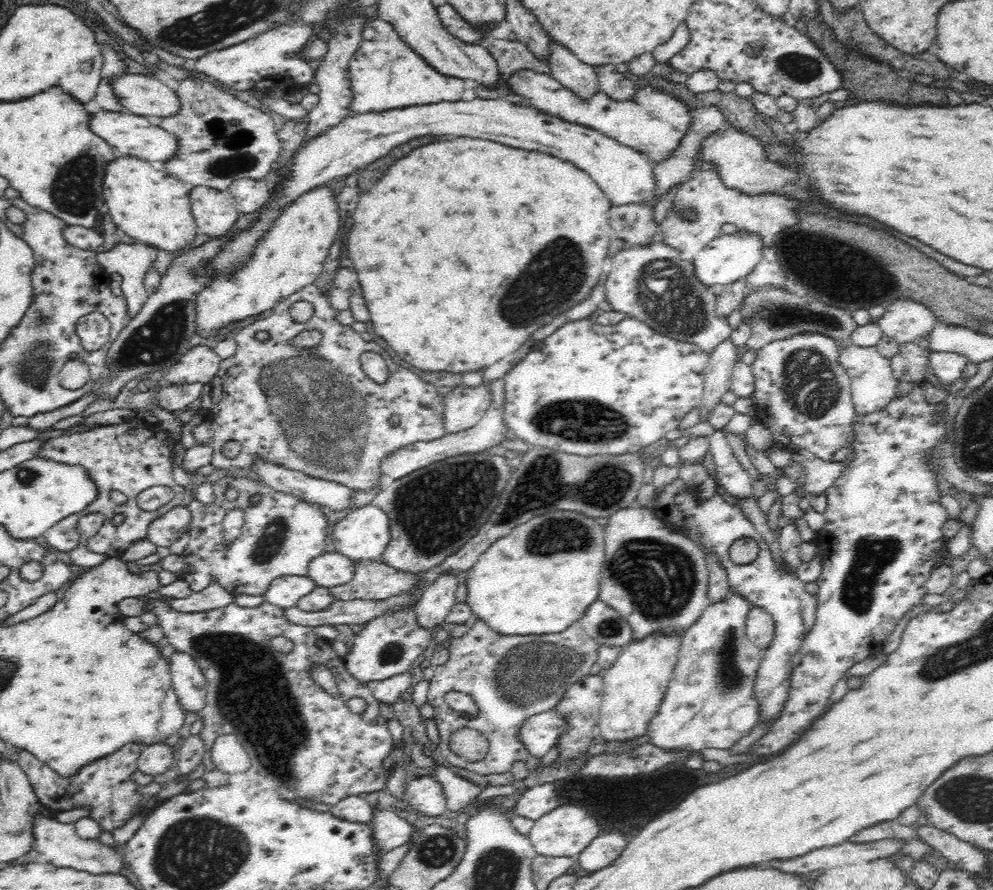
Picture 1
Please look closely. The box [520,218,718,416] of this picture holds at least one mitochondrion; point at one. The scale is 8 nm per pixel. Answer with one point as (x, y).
(673, 303)

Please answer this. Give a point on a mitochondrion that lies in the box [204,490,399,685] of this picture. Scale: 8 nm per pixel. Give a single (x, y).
(273, 538)

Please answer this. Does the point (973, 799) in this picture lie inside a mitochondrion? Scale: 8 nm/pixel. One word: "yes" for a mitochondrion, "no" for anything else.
yes

